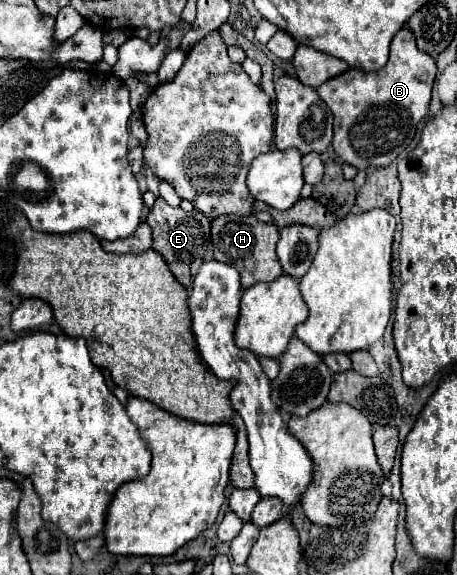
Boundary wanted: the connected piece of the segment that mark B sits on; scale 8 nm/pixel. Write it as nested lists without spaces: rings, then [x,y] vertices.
[[[402,27],[392,39],[390,59],[380,71],[364,73],[348,69],[340,77],[320,85],[316,91],[334,115],[332,147],[336,155],[356,169],[390,165],[404,149],[410,147],[418,123],[428,115],[434,77],[436,61],[428,53],[420,51],[416,47],[414,33],[408,27]]]

